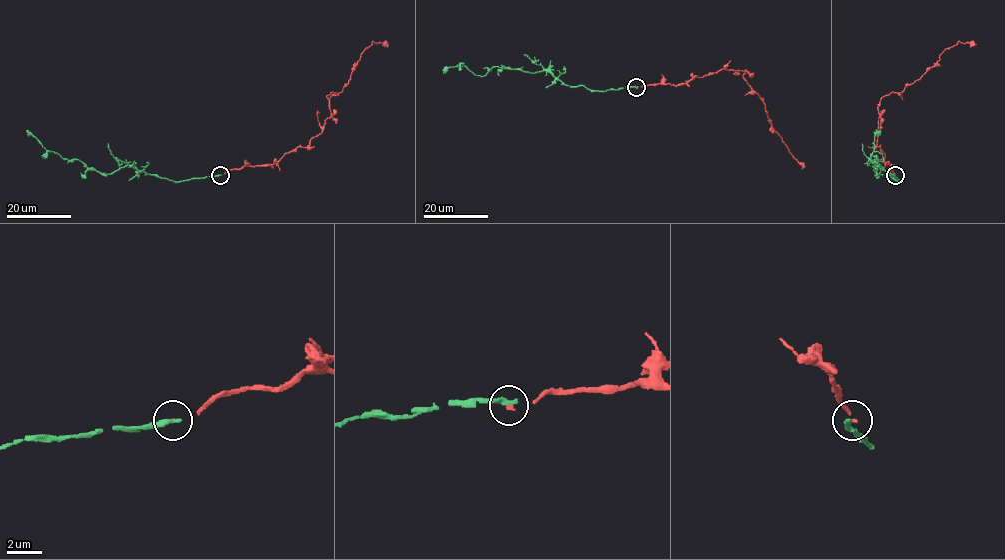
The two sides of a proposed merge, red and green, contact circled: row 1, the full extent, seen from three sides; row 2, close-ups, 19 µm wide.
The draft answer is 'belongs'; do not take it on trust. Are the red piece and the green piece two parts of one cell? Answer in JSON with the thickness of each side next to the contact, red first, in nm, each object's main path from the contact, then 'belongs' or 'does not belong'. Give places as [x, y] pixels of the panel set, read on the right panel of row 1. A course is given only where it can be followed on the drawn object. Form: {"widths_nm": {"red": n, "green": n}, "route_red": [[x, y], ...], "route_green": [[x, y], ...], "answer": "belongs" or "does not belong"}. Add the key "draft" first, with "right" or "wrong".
{"draft": "wrong", "widths_nm": {"red": 150, "green": 320}, "route_red": [[895, 175], [876, 147], [880, 99], [914, 83], [945, 49], [958, 42], [976, 45]], "route_green": [[895, 175], [898, 181], [875, 169], [874, 159], [883, 157], [874, 151], [880, 130]], "answer": "does not belong"}

